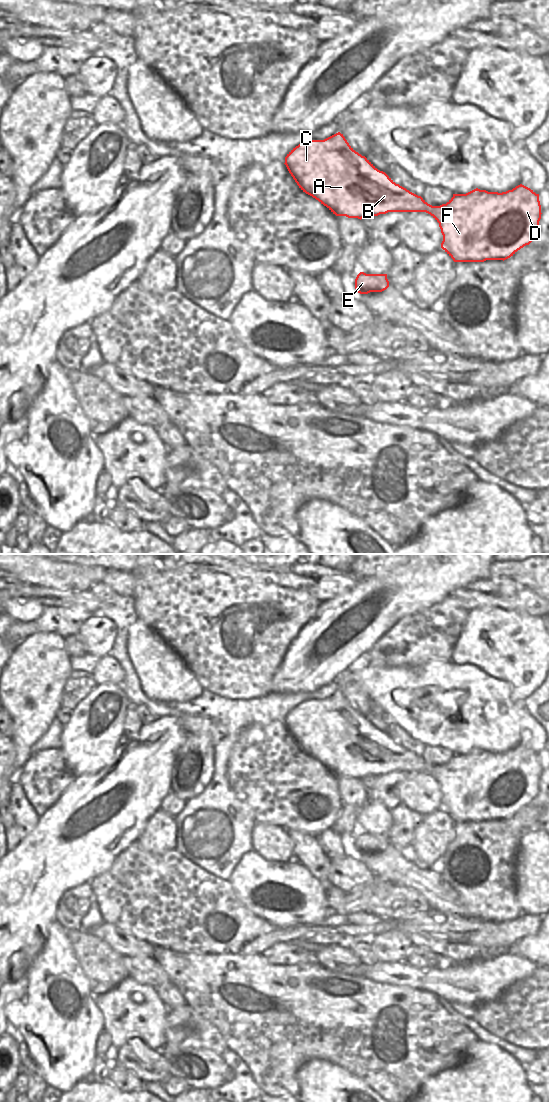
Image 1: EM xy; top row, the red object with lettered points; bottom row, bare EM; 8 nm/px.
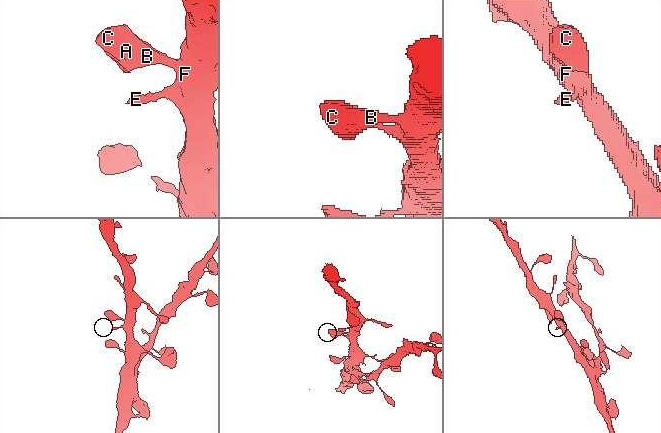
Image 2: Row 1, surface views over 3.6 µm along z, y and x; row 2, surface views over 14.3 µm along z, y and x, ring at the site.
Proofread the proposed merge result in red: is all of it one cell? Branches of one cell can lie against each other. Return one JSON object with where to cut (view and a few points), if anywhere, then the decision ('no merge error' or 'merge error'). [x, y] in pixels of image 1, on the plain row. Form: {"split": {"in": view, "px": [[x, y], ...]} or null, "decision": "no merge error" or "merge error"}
{"split": null, "decision": "no merge error"}

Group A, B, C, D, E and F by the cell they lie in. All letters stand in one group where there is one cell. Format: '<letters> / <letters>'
A B C D E F

